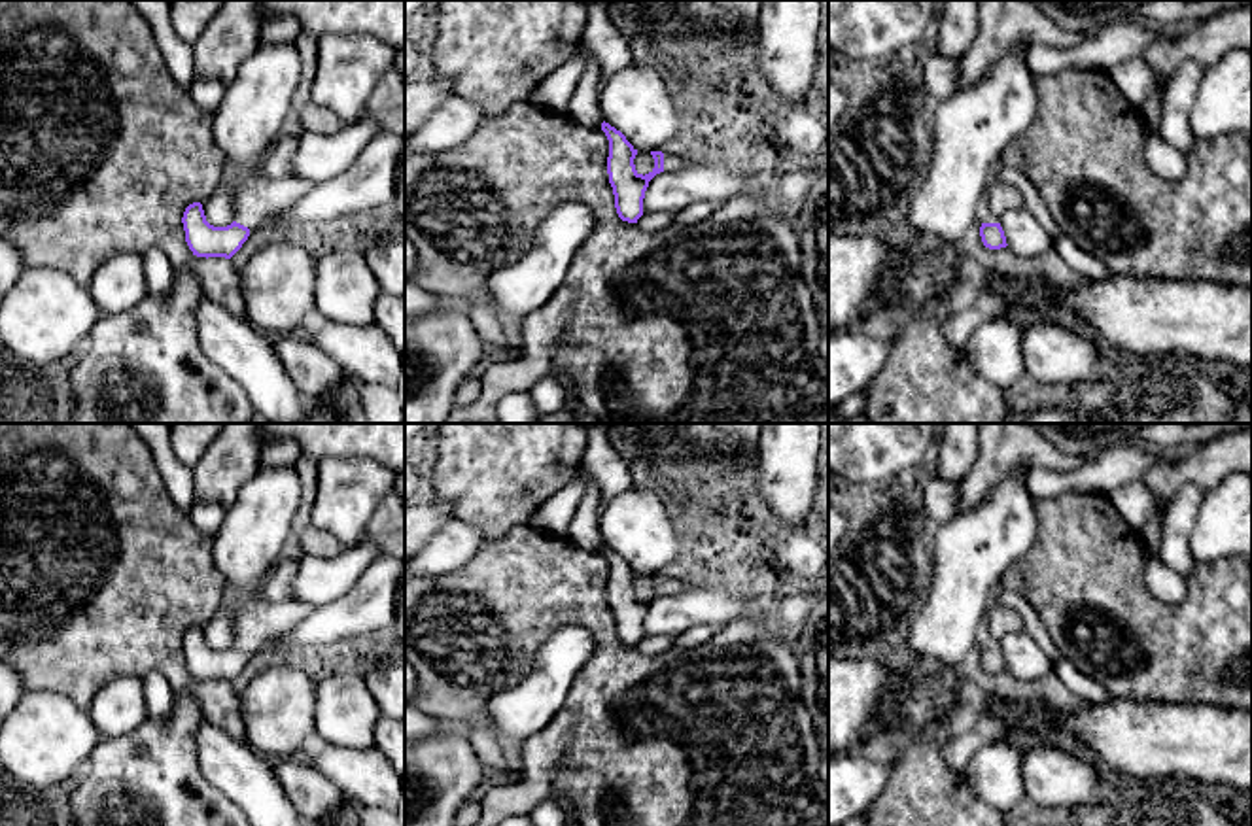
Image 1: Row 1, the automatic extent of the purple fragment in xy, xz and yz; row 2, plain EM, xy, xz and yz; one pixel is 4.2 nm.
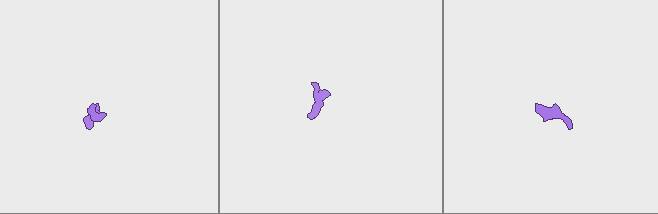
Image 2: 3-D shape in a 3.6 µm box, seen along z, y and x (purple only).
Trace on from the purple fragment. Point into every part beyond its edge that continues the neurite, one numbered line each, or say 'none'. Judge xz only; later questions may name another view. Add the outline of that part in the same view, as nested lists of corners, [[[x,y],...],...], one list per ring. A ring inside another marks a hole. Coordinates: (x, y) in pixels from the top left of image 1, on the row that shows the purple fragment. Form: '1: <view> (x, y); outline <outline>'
1: xz (670, 161); outline [[[664,153],[664,170],[679,170],[688,166],[690,163],[683,155],[668,155]]]

